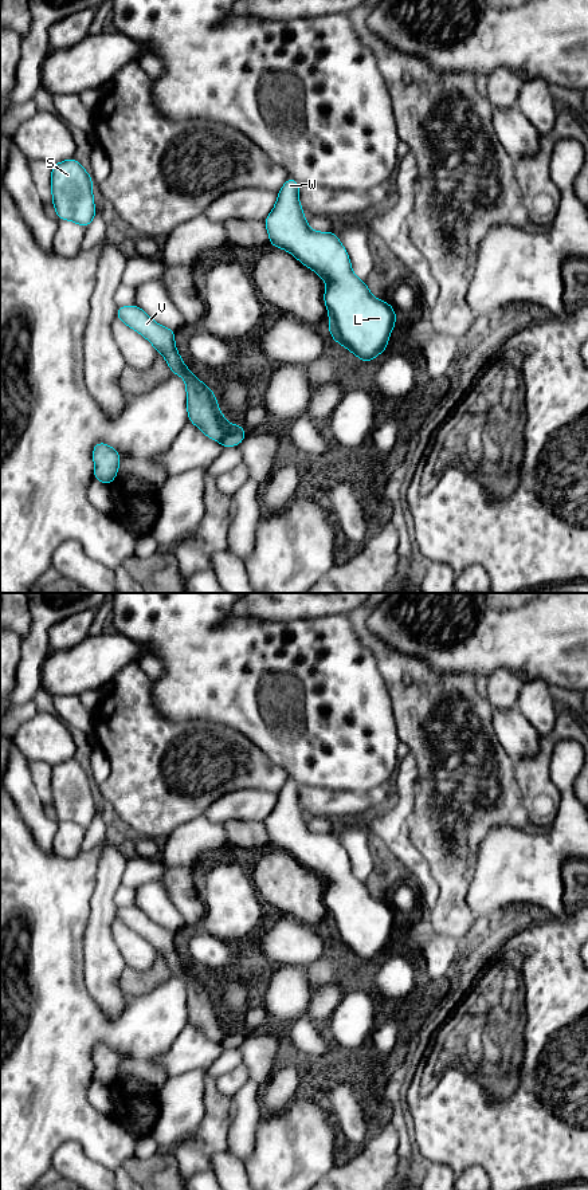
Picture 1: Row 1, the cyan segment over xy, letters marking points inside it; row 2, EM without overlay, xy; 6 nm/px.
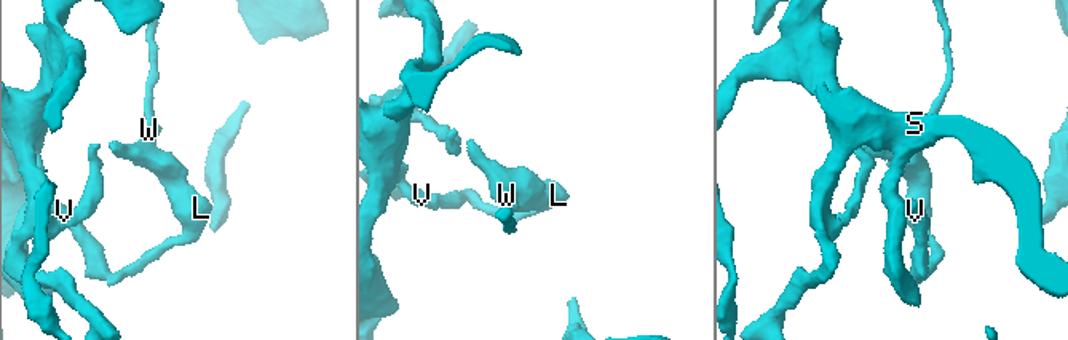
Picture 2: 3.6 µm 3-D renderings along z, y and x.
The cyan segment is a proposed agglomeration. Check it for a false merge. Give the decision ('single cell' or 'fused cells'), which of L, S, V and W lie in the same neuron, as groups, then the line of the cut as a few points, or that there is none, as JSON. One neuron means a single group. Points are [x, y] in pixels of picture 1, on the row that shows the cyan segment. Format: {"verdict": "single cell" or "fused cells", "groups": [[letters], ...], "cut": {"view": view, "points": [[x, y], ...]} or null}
{"verdict": "fused cells", "groups": [["L", "W"], ["S", "V"]], "cut": {"view": "xy", "points": [[230, 425], [219, 440]]}}

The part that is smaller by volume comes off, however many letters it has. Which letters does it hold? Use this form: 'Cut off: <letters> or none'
Cut off: L, W

